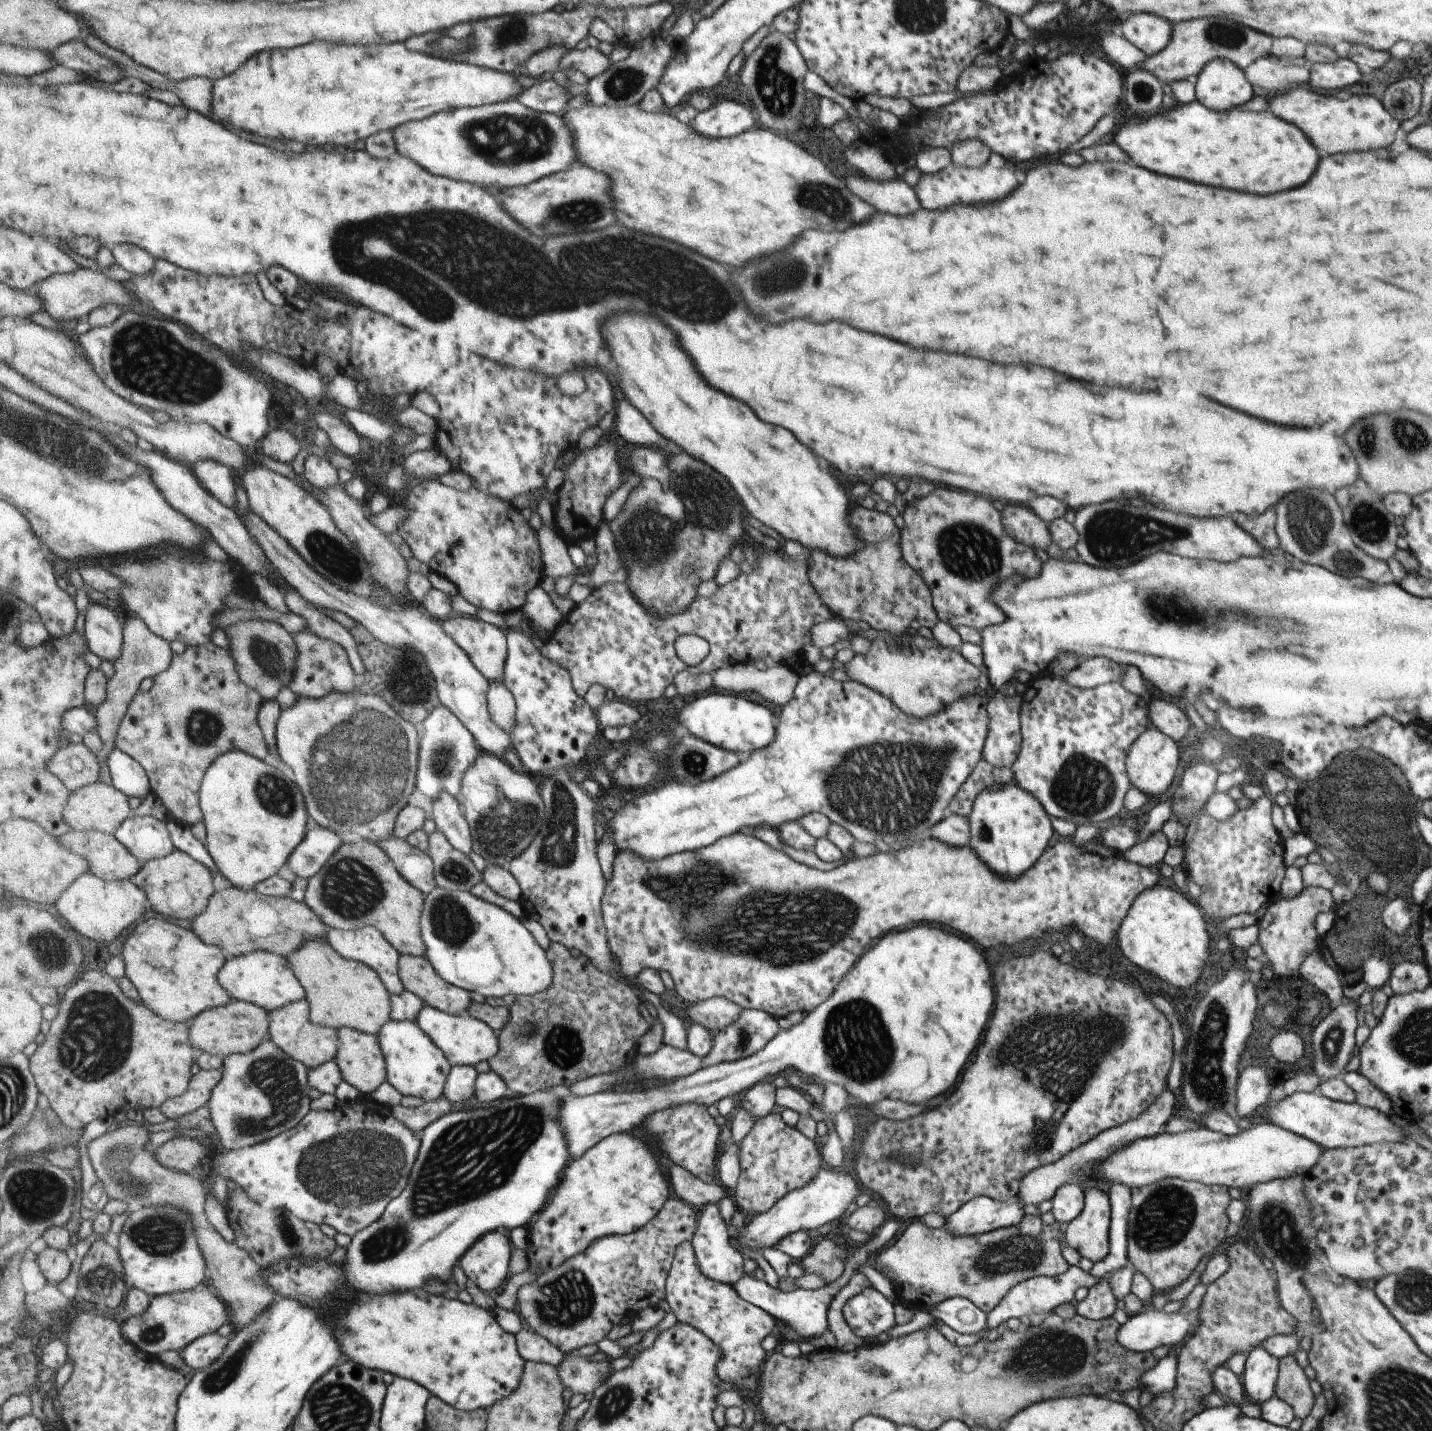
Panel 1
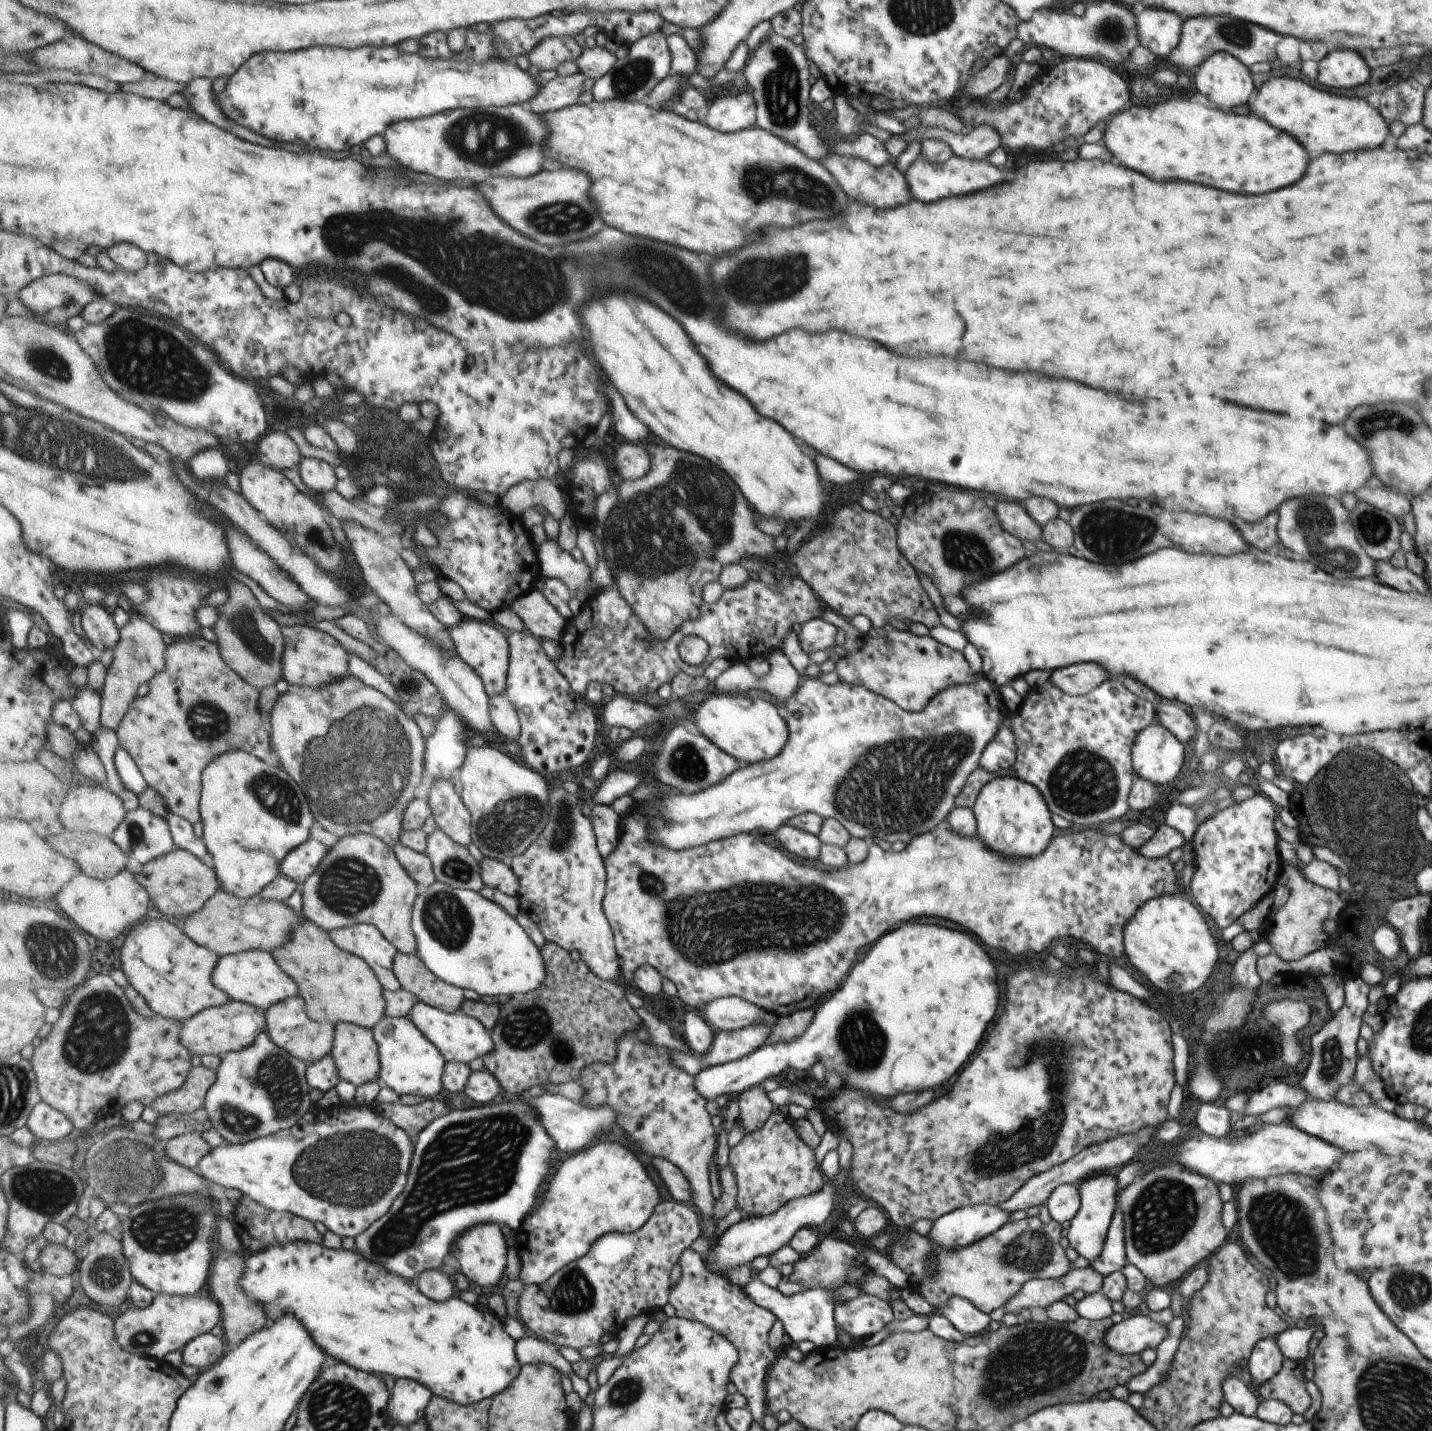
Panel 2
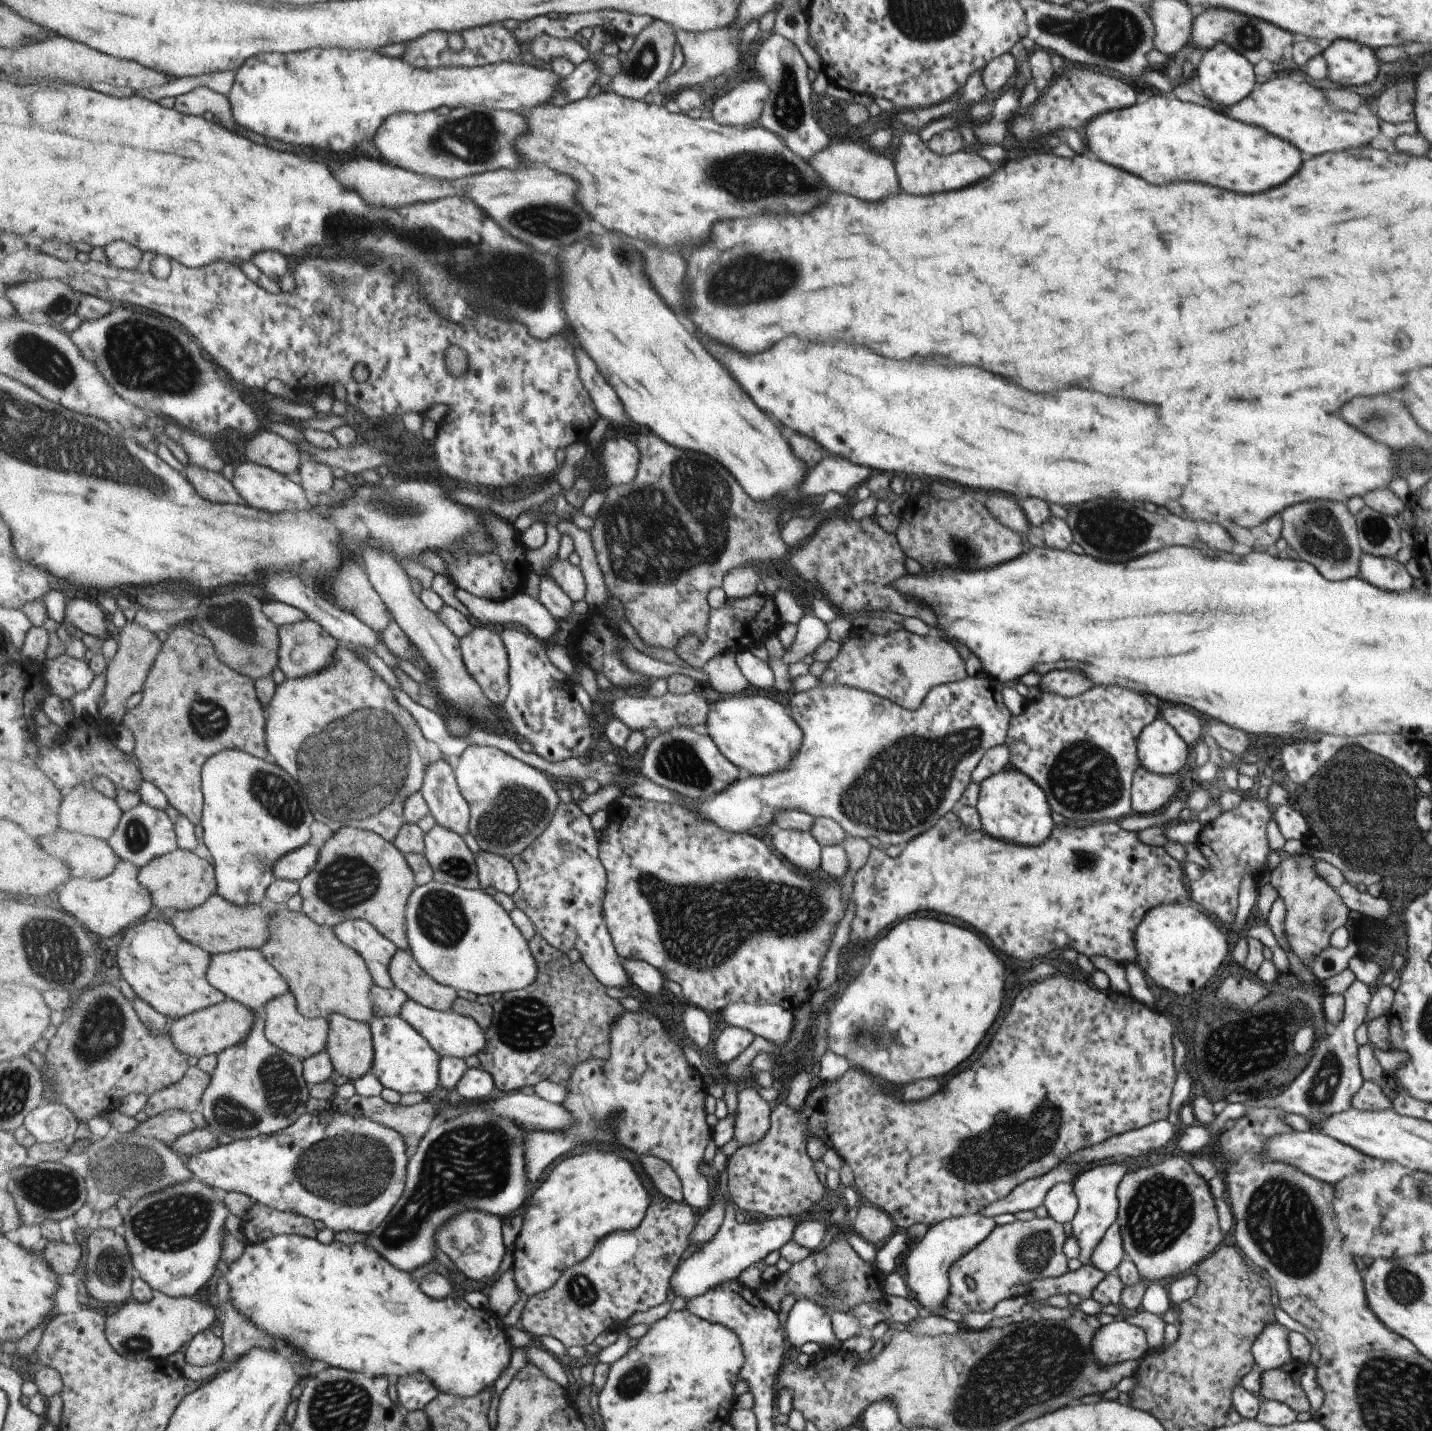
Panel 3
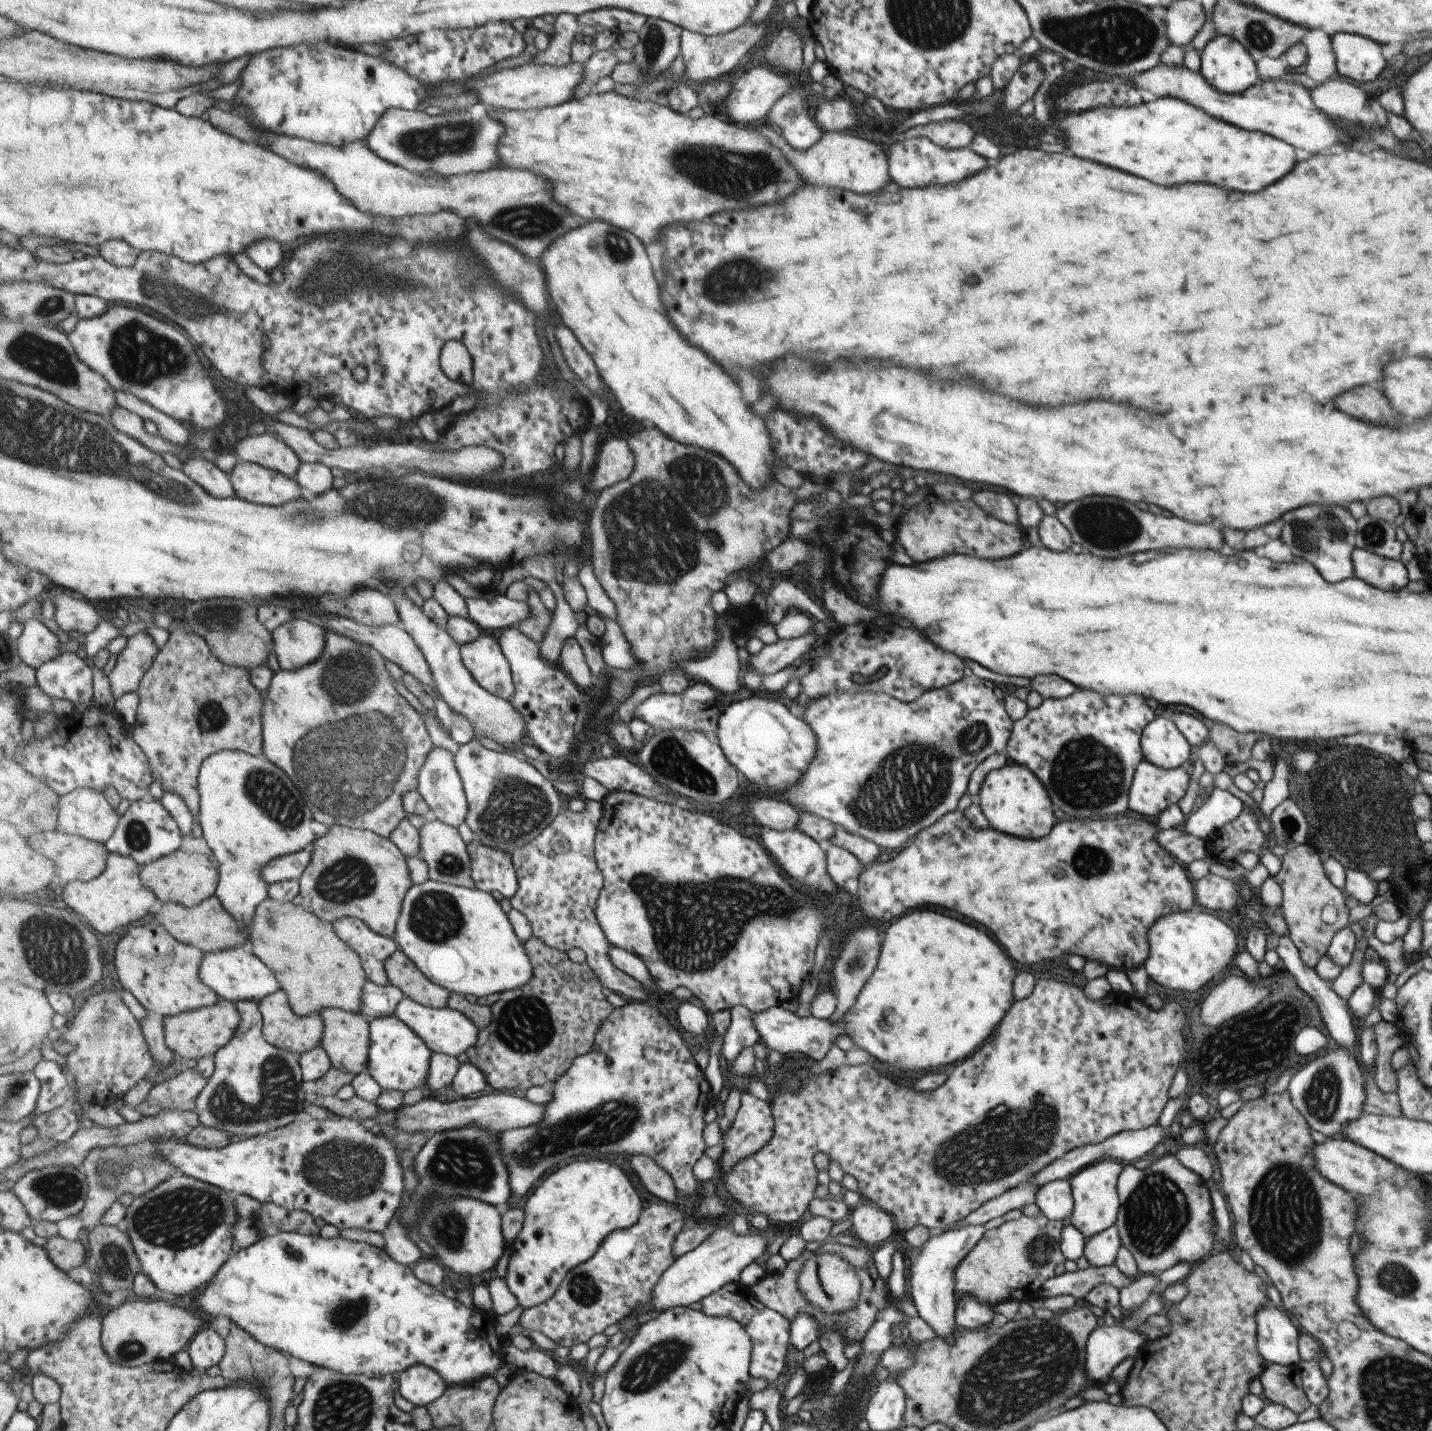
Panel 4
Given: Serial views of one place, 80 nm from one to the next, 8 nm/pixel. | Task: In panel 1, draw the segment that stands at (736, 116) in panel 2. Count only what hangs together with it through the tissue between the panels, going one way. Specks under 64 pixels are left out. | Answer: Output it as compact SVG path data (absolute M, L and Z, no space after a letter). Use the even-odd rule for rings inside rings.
M733 100L715 102L690 123L696 131L712 137L730 137L758 125L753 112Z

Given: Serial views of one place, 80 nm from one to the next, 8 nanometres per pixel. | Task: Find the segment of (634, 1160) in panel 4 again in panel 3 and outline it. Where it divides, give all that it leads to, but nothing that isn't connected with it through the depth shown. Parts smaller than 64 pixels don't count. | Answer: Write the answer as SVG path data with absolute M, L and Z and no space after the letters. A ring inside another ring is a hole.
M651 1155L642 1156L640 1162L657 1191L670 1201L685 1202L683 1182L681 1182L679 1174L673 1170L673 1166L667 1164L665 1160Z

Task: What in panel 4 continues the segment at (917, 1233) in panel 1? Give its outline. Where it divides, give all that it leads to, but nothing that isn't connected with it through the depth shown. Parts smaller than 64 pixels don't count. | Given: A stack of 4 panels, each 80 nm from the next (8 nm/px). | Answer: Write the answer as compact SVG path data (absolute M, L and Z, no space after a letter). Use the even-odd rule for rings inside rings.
M1039 1215L1035 1218L1031 1216L1021 1216L1017 1220L1003 1222L998 1228L987 1230L983 1234L983 1238L971 1248L971 1251L955 1266L954 1286L953 1286L953 1302L957 1304L959 1296L969 1294L973 1296L979 1304L994 1307L1002 1301L1016 1301L1023 1303L1029 1302L1036 1298L1041 1298L1041 1284L1047 1278L1063 1274L1064 1263L1066 1259L1059 1251L1059 1238L1063 1229L1062 1220L1049 1220L1045 1216Z

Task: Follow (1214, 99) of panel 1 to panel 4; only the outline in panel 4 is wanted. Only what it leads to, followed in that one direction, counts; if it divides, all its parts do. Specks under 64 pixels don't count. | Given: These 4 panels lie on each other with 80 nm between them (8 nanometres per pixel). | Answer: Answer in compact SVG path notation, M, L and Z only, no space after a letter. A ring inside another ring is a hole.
M1213 36L1200 52L1199 74L1209 88L1215 88L1215 92L1221 92L1225 96L1235 96L1258 83L1256 62L1247 54L1244 46L1237 44L1227 36Z

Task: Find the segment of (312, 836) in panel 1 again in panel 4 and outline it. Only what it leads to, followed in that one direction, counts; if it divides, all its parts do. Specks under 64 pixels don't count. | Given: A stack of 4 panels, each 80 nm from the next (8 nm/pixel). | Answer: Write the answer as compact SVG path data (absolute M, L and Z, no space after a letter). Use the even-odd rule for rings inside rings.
M300 851L291 855L271 860L267 868L263 868L263 880L271 885L275 882L289 881L292 879L300 880L311 864L313 852Z

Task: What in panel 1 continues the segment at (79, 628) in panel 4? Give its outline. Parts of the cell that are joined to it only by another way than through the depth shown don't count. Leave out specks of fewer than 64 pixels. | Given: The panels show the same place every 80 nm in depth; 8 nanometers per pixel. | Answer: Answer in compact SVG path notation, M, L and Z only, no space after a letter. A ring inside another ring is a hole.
M91 602L85 613L85 636L88 648L102 660L115 662L124 643L124 621L114 610Z

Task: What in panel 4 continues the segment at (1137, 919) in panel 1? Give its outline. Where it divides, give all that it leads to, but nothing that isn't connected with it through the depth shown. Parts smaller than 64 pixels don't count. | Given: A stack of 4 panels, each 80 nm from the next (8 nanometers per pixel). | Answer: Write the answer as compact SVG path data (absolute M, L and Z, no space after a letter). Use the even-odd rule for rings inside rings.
M1196 907L1155 918L1155 922L1147 928L1147 958L1143 960L1142 968L1147 979L1165 988L1195 992L1232 964L1237 952L1237 938L1233 930L1215 914Z

